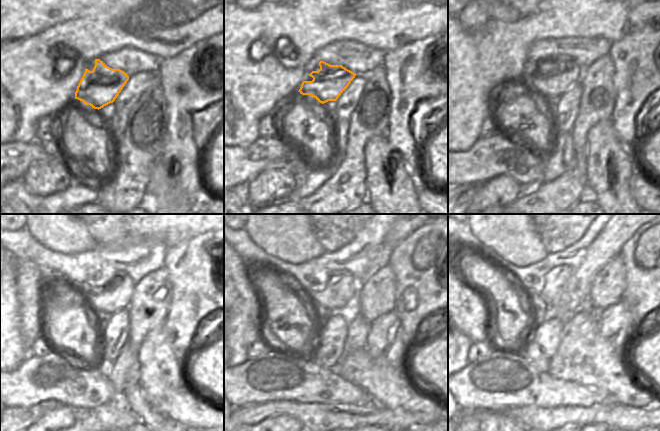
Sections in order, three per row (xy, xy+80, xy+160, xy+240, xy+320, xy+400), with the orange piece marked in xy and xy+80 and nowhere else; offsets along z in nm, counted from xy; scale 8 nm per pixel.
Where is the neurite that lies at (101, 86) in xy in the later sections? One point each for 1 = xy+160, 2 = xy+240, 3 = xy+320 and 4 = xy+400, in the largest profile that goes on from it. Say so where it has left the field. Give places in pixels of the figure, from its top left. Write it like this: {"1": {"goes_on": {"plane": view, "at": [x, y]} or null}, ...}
{"1": {"goes_on": {"plane": "xy+160", "at": [558, 77]}}, "2": {"goes_on": {"plane": "xy+240", "at": [116, 295]}}, "3": {"goes_on": {"plane": "xy+320", "at": [340, 293]}}, "4": {"goes_on": {"plane": "xy+400", "at": [555, 279]}}}

